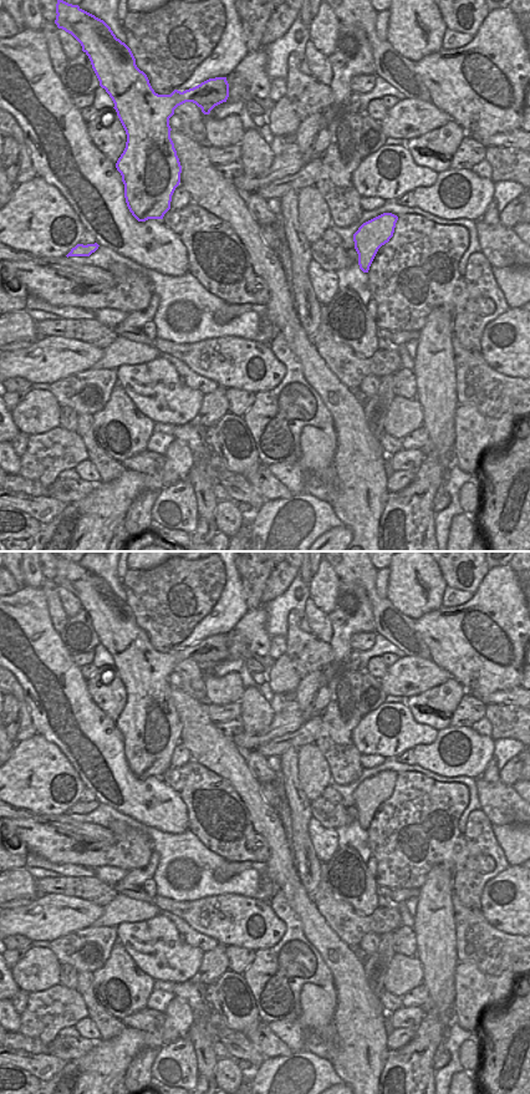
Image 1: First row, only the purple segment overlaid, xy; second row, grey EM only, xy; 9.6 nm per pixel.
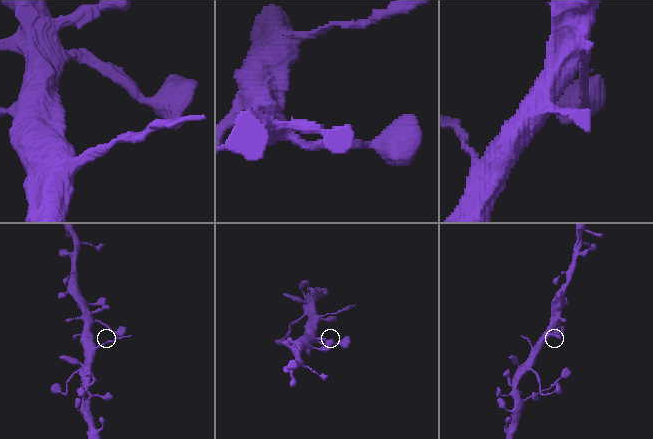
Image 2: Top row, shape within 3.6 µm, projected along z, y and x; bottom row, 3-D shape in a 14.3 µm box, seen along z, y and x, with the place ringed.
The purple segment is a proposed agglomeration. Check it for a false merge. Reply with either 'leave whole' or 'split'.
leave whole

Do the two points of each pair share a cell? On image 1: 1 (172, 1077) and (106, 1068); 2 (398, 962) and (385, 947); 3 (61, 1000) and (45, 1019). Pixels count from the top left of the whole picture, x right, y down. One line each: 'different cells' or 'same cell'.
1: different cells
2: different cells
3: same cell

